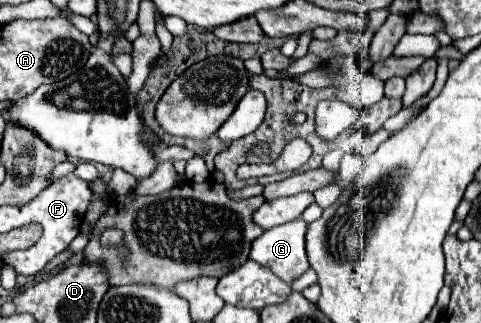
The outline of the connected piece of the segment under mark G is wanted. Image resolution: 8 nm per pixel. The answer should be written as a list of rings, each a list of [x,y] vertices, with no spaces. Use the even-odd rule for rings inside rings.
[[[301,218],[269,228],[257,240],[253,240],[249,258],[259,262],[261,266],[267,266],[281,280],[291,284],[309,270],[305,232],[307,222]]]

